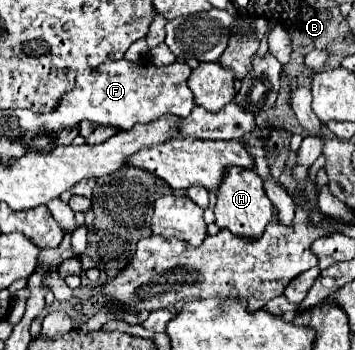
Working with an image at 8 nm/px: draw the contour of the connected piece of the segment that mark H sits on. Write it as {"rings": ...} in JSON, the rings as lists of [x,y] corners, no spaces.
{"rings":[[[229,167],[225,181],[217,189],[217,205],[215,205],[215,225],[219,229],[229,229],[237,237],[245,239],[259,239],[267,227],[275,219],[275,209],[265,195],[263,179],[253,169],[241,169],[241,167]]]}

